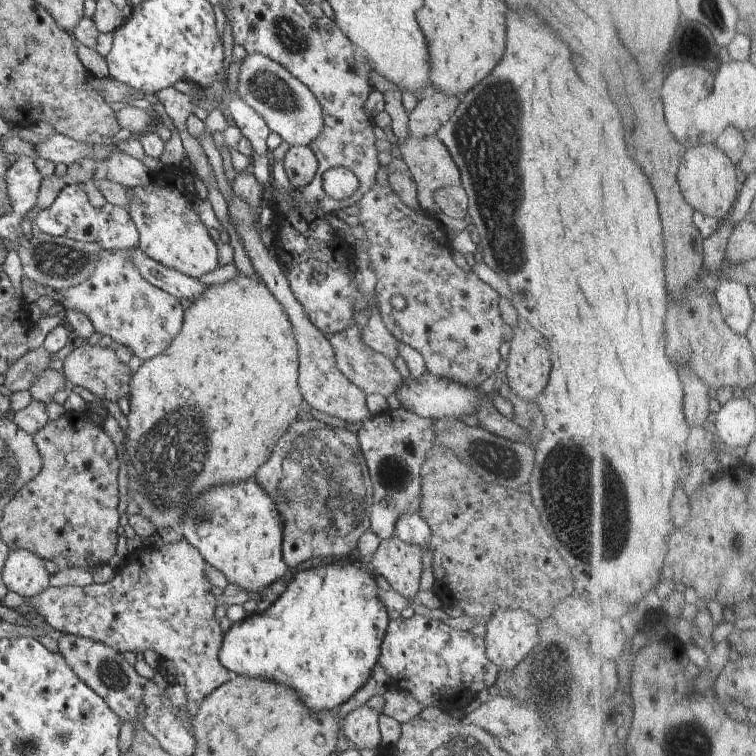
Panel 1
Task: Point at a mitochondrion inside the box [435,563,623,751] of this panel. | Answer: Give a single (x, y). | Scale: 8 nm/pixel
(544, 682)

